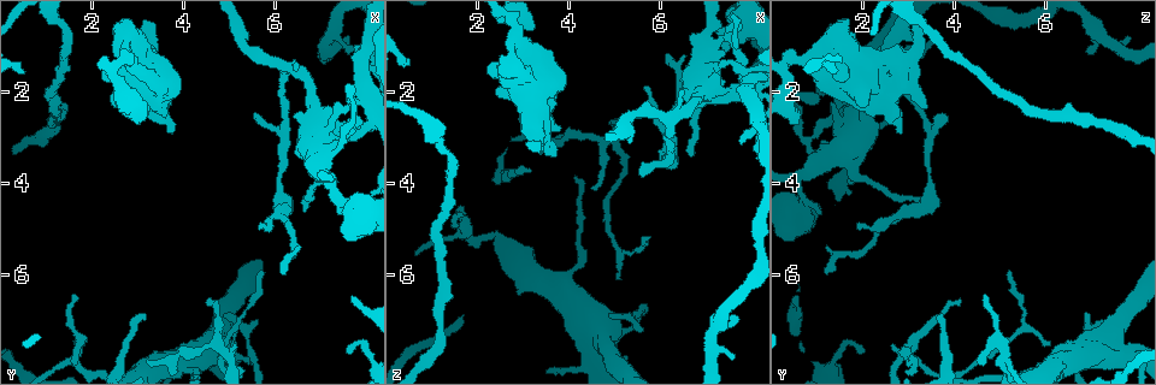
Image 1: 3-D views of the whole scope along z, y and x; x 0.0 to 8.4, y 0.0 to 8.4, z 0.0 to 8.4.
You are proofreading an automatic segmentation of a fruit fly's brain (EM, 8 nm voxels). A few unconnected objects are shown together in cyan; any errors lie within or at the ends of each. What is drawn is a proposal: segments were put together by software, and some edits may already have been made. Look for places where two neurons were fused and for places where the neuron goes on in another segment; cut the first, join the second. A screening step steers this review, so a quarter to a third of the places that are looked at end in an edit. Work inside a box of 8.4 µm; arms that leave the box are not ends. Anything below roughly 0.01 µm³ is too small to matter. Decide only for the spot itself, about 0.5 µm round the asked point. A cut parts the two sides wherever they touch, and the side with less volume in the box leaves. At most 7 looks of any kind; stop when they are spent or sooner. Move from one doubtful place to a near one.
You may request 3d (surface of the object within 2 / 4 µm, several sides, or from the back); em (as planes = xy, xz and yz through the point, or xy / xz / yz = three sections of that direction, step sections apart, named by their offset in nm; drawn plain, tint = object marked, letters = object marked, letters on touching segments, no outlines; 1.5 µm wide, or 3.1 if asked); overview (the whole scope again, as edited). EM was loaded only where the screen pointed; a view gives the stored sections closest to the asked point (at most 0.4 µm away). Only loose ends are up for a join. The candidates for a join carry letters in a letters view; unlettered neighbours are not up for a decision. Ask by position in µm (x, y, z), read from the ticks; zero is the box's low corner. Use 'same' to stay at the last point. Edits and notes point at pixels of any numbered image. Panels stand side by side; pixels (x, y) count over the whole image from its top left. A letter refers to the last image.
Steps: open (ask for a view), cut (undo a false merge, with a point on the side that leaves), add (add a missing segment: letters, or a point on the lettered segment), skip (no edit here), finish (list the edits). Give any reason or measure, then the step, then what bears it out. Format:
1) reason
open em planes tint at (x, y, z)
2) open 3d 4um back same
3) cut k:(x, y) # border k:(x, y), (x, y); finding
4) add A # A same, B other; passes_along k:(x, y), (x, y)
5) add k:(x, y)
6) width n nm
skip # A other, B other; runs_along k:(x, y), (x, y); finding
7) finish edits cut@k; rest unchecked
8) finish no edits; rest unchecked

free end
open 3d 2um at (7.45, 4.65, 1.05)

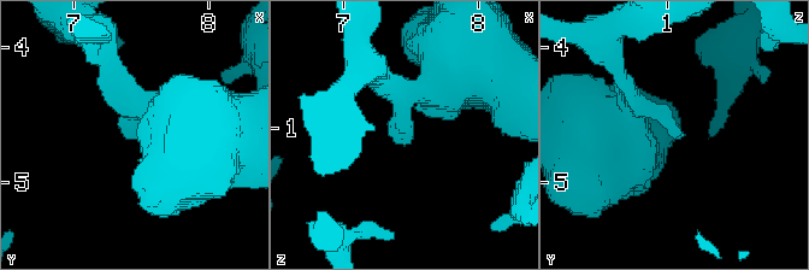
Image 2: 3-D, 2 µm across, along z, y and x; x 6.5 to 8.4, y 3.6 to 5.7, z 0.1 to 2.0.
open em planes plain at (7.50, 4.64, 1.08)

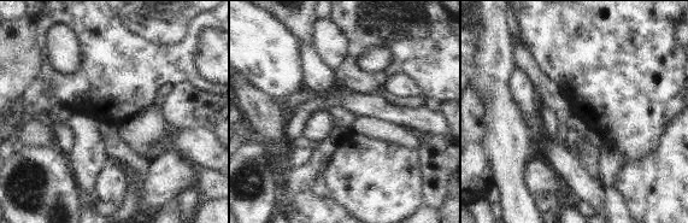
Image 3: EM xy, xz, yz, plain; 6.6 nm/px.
see the neighbours
open em planes letters same

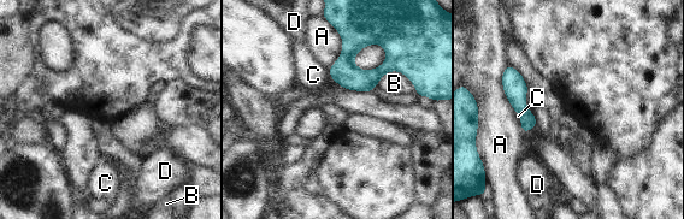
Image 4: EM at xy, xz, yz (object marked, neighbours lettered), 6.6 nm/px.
skip # A other, B other, C other, D other; runs_along 4:(511, 71), (525, 113), (524, 129); no lettered segment goes on from it

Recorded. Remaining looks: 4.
looks like a crossing
open 3d 4um at (5.05, 7.80, 2.95)

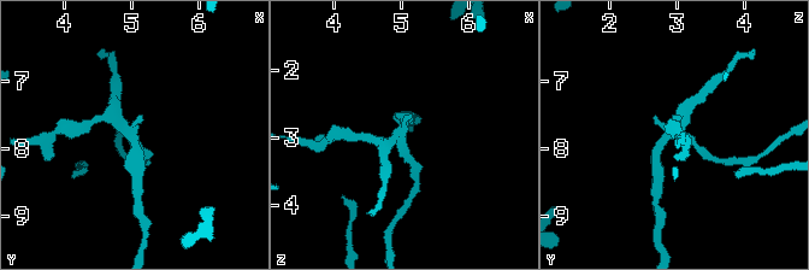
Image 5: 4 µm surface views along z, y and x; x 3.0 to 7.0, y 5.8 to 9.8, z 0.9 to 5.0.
shape alone is not enough
open em yz step 4 tint at (5.05, 7.80, 3.00)

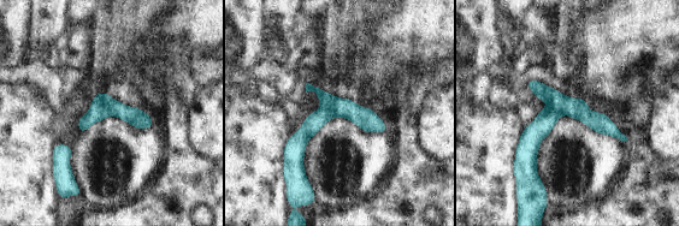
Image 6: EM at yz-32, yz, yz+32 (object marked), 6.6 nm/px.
open em yz step 4 letters same

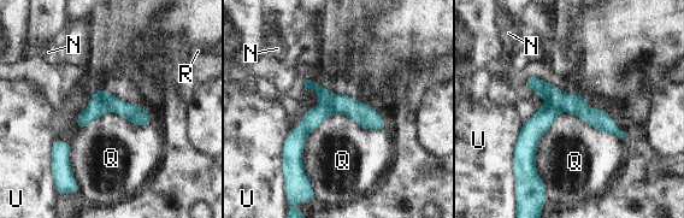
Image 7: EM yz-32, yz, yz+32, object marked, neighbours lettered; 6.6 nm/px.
longest_contact Q 650 nm
cut 7:(361, 113) # N other, Q other, R other, U other; two neurons meet here

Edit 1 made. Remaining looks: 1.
finish edits cut@7; rest unchecked

